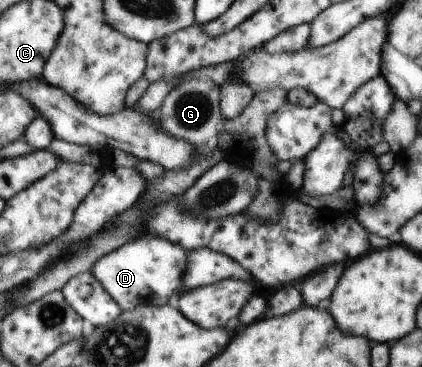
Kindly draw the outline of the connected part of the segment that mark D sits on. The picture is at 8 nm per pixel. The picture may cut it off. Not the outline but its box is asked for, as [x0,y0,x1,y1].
[90,233,186,311]

